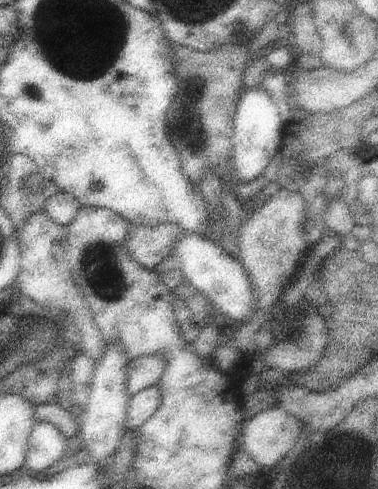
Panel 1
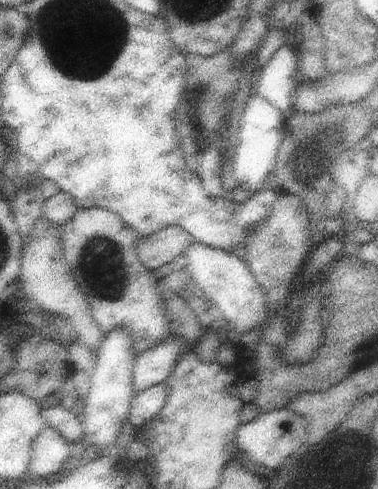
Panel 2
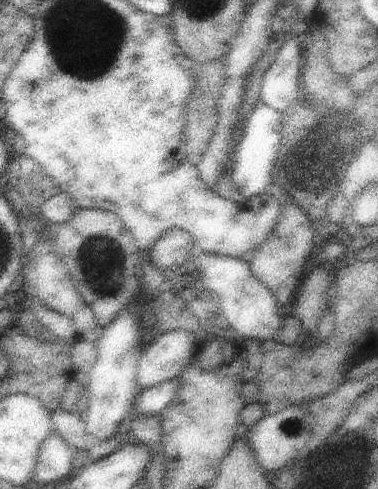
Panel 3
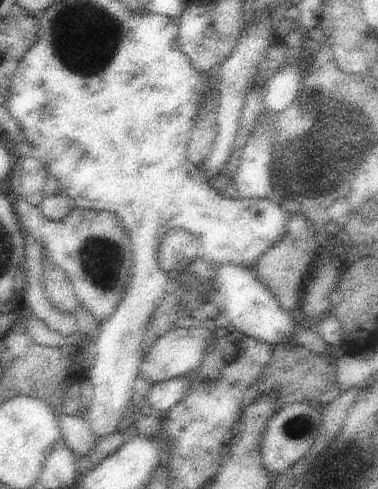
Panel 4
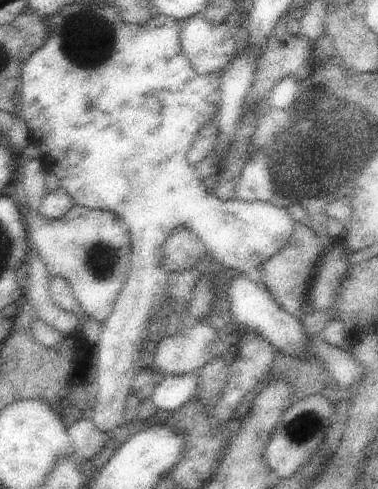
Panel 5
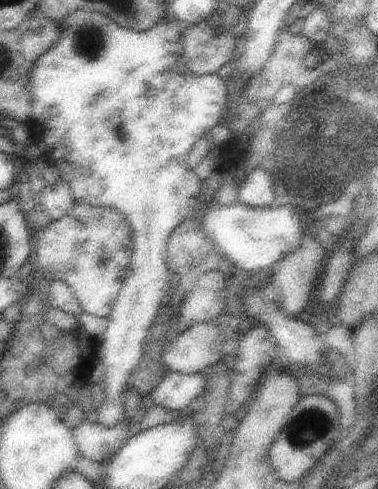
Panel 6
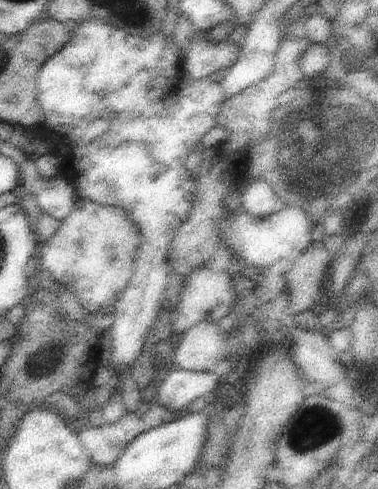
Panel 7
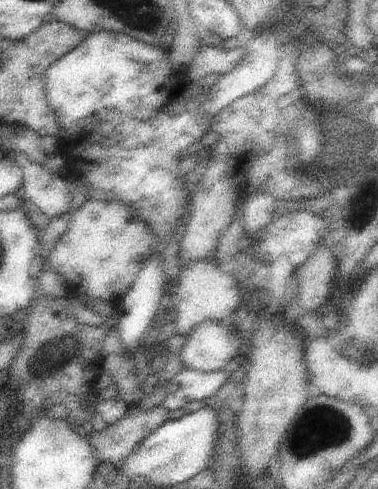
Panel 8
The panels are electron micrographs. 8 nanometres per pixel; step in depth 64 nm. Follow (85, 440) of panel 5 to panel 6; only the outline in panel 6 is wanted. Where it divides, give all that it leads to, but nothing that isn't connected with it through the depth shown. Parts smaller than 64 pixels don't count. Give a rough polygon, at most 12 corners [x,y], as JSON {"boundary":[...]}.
{"boundary":[[89,416],[71,430],[81,458],[111,460],[129,440],[123,420],[113,428]]}

